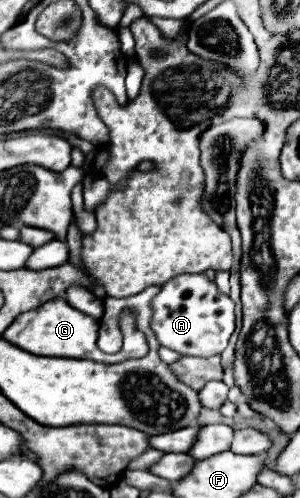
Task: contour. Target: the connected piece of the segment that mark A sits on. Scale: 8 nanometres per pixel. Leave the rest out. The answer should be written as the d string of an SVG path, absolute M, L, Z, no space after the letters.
M205 274L175 276L161 286L161 292L153 298L153 332L161 346L167 346L183 356L209 358L221 354L227 348L227 342L235 330L233 300L221 296L215 282Z

